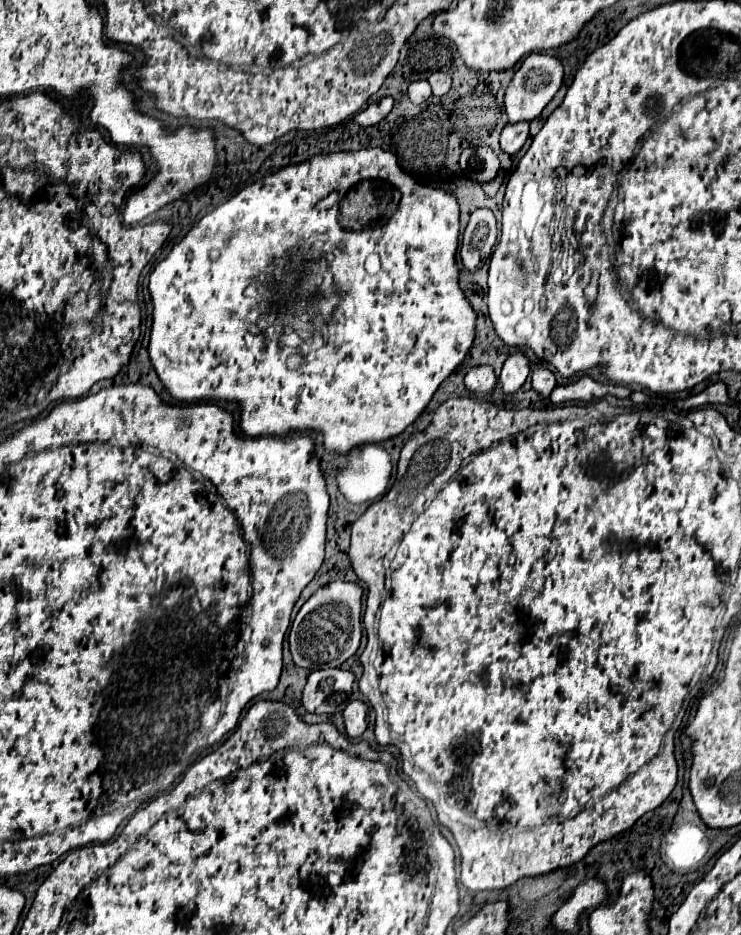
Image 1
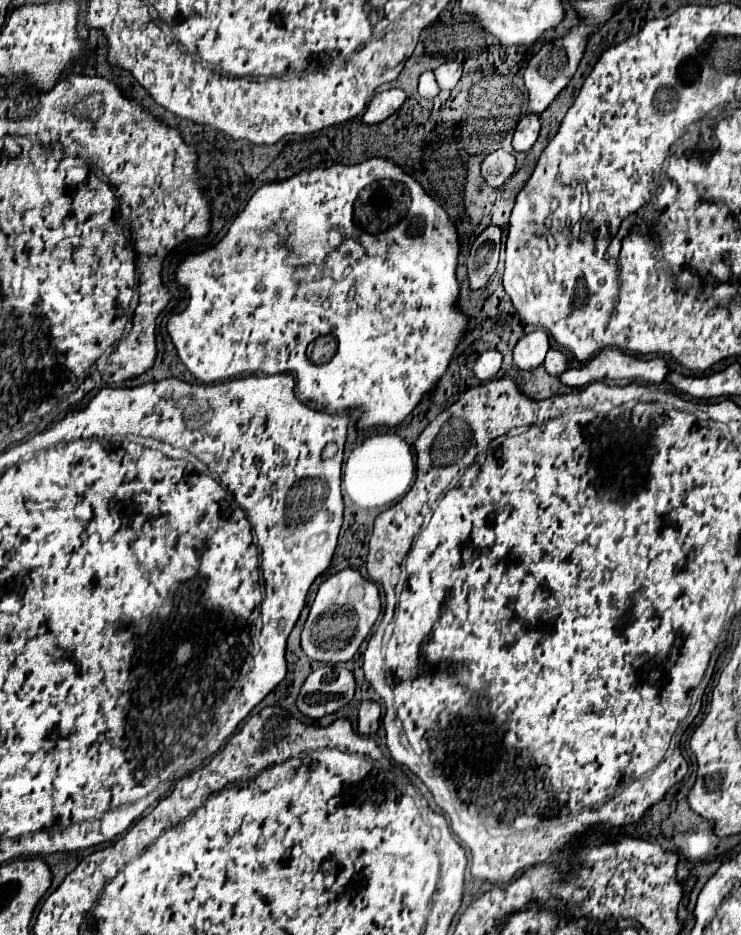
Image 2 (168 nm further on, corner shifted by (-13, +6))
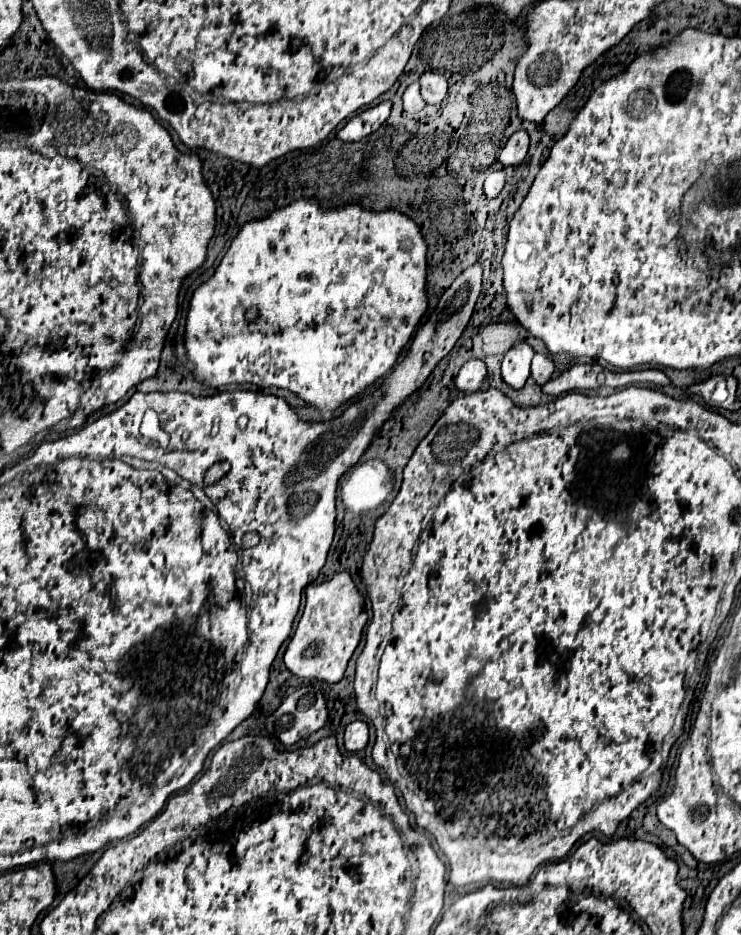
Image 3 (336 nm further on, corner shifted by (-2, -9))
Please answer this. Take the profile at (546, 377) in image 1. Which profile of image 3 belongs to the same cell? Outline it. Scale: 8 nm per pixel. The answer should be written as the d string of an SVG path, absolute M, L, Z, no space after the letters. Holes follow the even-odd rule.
M536 354L534 360L532 360L532 378L534 378L538 384L546 384L548 378L552 376L552 372L554 372L554 366L552 366L550 356L546 356L546 354Z

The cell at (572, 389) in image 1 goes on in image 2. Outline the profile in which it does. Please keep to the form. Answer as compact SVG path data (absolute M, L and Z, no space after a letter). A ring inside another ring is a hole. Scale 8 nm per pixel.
M603 349L583 367L567 369L559 379L569 387L585 387L605 379L643 379L645 383L661 383L667 373L665 359L637 359L619 349Z

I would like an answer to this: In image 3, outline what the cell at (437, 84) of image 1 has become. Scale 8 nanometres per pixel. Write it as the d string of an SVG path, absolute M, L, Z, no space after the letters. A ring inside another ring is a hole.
M426 72L420 76L420 94L426 104L440 104L448 92L448 82L436 72Z

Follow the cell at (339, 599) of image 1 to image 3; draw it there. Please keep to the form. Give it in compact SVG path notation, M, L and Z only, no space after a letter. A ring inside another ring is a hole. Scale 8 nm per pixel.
M336 570L334 576L322 584L310 584L306 588L306 606L298 628L284 652L284 666L302 680L324 680L336 684L346 672L346 664L360 644L362 630L366 626L364 598L356 588L350 570Z

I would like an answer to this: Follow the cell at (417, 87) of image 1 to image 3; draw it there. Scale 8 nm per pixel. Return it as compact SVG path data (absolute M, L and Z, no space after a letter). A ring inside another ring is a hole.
M414 82L414 84L410 84L410 86L406 88L406 92L404 92L404 96L402 96L402 102L404 102L404 110L406 110L406 112L418 112L418 110L422 110L422 108L426 106L426 102L424 102L422 96L420 96L418 82Z

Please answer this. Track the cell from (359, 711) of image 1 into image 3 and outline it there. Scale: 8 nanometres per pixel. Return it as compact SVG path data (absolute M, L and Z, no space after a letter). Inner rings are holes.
M356 720L346 726L344 730L344 748L348 752L360 752L368 744L368 724L362 720Z

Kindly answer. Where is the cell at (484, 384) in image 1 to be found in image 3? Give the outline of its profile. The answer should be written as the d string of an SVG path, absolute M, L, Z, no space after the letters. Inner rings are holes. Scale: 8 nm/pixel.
M468 360L454 378L454 386L464 392L476 392L486 378L486 366L482 360Z

